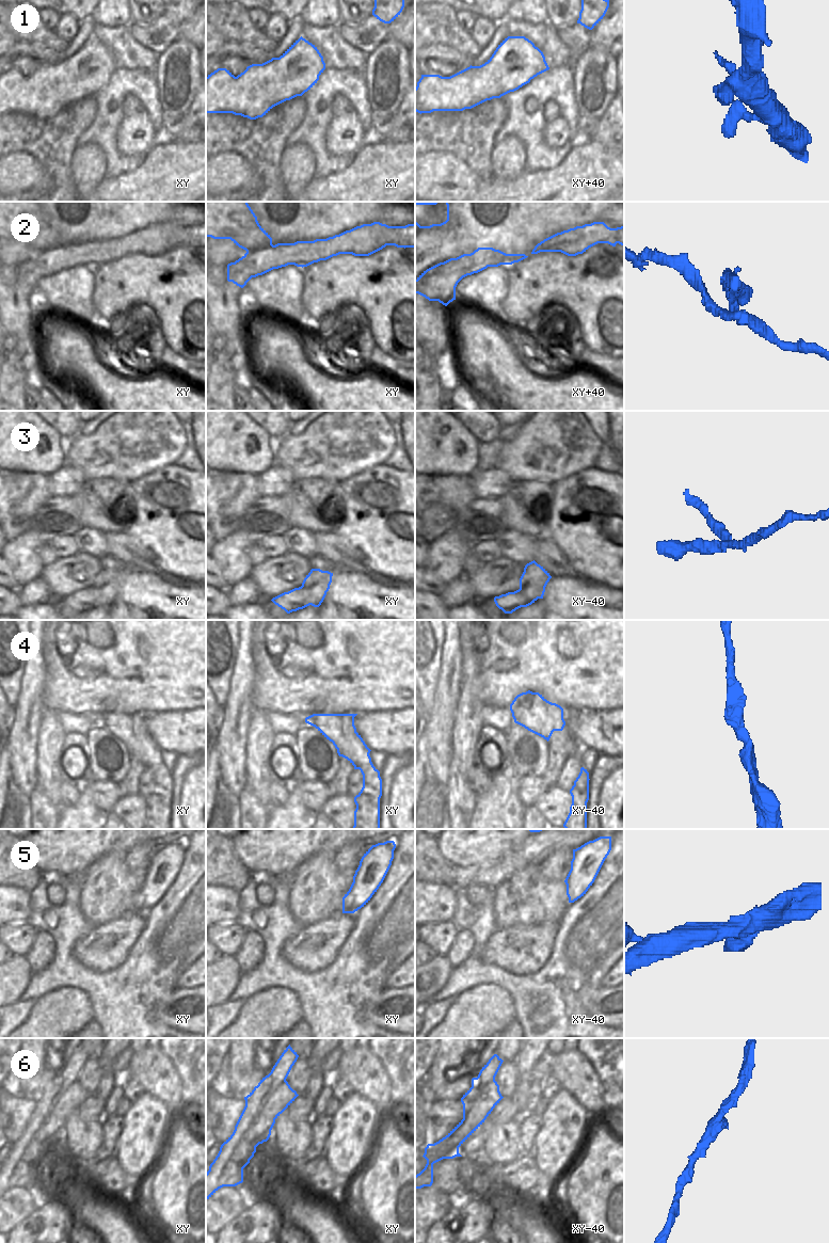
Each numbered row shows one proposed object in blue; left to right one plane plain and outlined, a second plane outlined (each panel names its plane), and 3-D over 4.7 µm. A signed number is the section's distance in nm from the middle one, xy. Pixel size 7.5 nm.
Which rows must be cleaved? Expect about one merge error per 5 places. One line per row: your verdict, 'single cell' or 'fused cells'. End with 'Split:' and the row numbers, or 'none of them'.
1: single cell
2: fused cells
3: fused cells
4: single cell
5: single cell
6: single cell
Split: 2, 3

